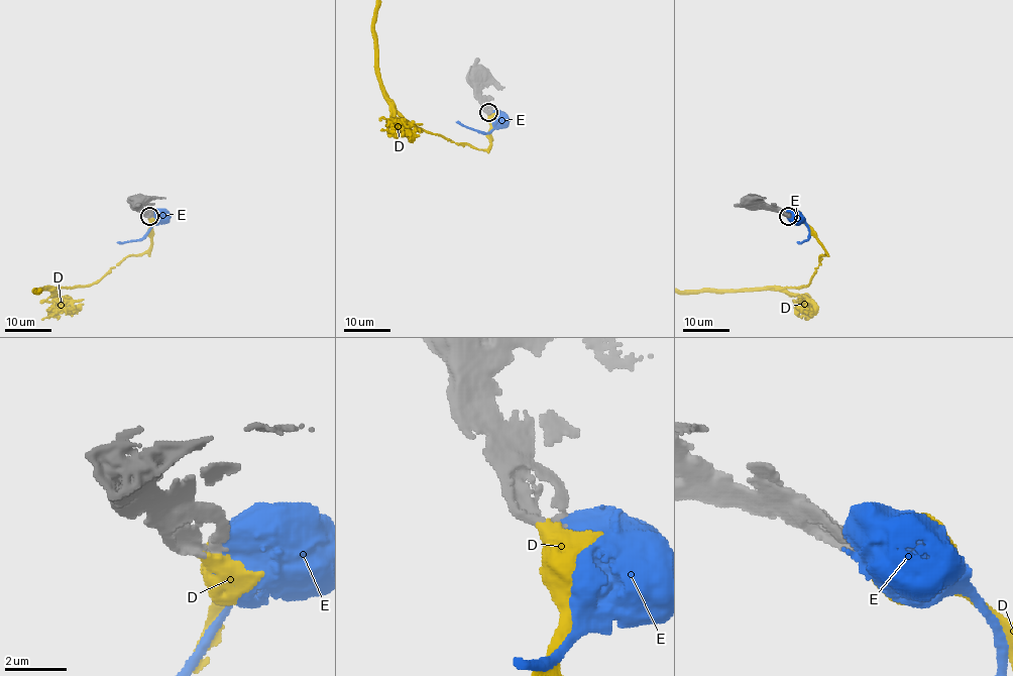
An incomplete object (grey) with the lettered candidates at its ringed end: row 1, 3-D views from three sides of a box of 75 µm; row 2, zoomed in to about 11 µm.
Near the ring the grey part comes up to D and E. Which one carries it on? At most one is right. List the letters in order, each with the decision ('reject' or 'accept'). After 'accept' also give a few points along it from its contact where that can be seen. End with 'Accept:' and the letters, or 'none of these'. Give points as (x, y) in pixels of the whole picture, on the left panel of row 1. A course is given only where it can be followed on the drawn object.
D: accept | via (149, 216), (144, 252), (83, 286), (35, 291), (64, 294)
E: reject
Accept: D

